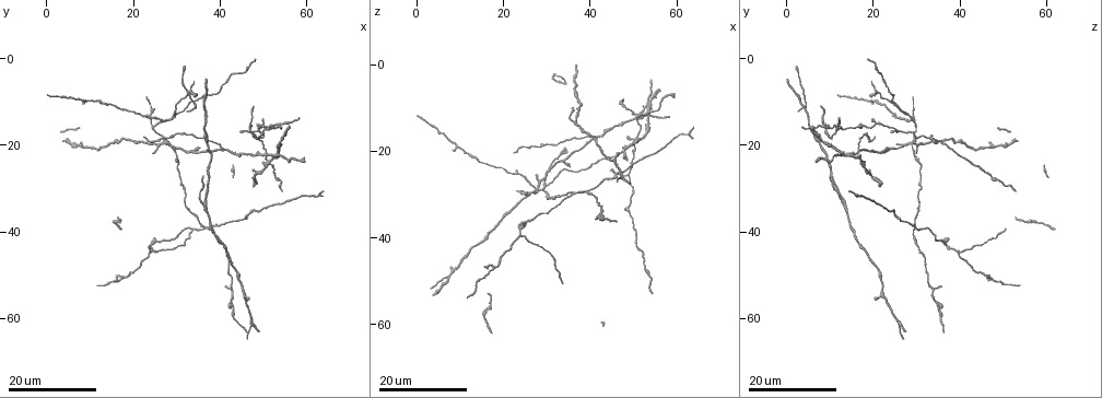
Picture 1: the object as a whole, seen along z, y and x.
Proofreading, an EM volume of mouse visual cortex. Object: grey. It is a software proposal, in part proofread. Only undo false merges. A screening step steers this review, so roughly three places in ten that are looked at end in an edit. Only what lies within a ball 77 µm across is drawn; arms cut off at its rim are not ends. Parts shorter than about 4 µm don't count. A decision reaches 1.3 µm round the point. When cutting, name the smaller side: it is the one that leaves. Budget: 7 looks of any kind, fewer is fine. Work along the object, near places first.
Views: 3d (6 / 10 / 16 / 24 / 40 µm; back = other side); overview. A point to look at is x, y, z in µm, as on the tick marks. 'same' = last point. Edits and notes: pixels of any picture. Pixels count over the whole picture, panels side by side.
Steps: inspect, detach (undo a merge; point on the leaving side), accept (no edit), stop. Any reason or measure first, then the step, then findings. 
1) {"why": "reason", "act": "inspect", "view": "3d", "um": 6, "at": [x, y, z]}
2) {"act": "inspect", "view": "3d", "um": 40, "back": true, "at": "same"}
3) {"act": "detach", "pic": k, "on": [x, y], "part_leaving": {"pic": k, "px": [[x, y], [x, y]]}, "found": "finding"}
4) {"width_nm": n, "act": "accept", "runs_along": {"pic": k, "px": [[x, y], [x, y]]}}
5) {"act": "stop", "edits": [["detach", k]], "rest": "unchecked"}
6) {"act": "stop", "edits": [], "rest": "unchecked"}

{"act": "inspect", "view": "3d", "um": 24, "at": [48.5, 16.5, 25.0]}

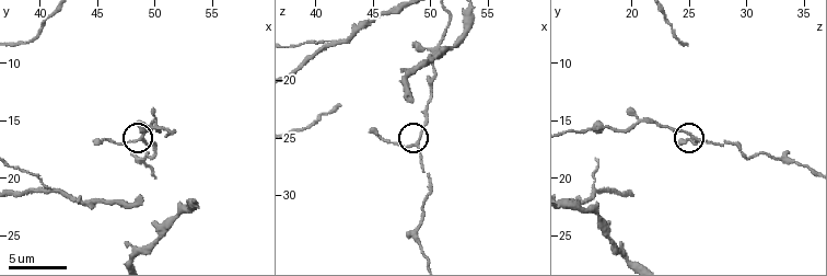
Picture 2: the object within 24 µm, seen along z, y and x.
{"act": "inspect", "view": "3d", "um": 6, "at": [48.6, 16.6, 25.8]}

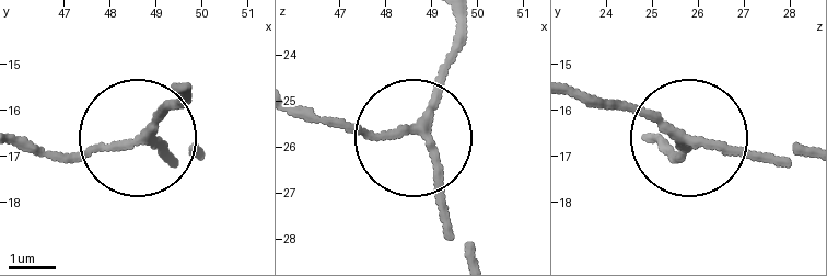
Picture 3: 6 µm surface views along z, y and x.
{"act": "inspect", "view": "3d", "um": 6, "back": true, "at": [48.60, 16.60, 25.55]}

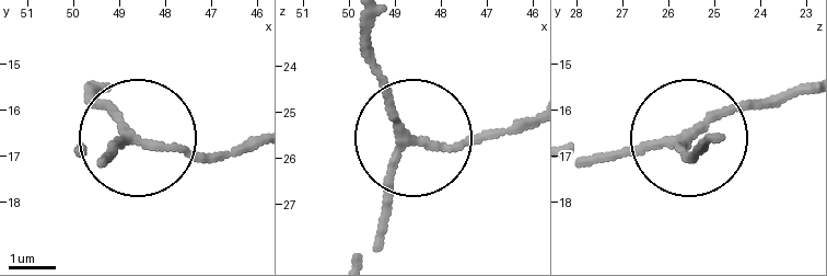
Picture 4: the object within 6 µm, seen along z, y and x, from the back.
{"arms": 3, "act": "accept", "found": "all the same neuron"}

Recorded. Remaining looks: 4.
{"why": "looks like a crossing", "act": "inspect", "view": "3d", "um": 24, "at": [51.0, 16.5, 11.5]}

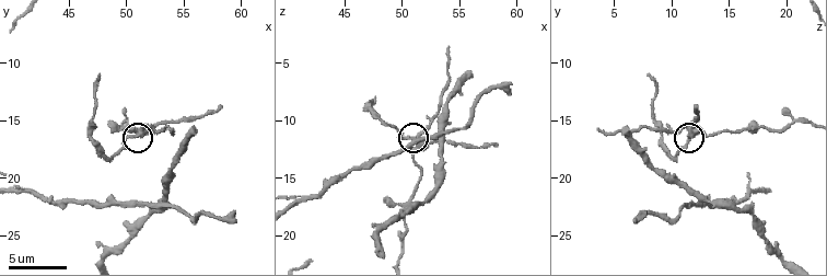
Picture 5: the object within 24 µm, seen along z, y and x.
{"act": "inspect", "view": "3d", "um": 10, "at": [51.4, 16.0, 11.6]}

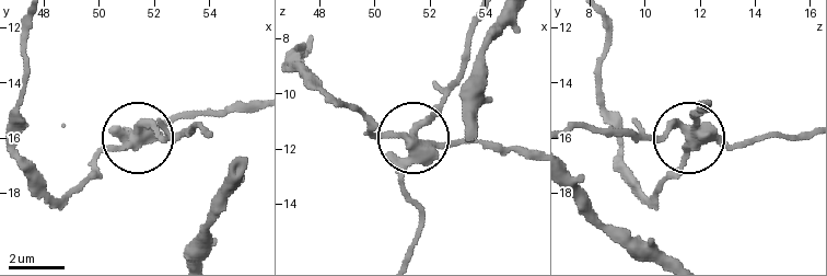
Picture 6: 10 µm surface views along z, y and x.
{"why": "zoom in", "act": "inspect", "view": "3d", "um": 6, "at": [51.3, 16.1, 11.8]}

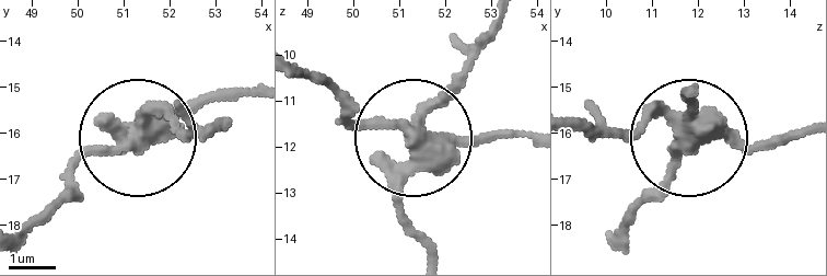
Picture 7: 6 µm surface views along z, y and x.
{"side_arm_um": 13, "act": "detach", "pic": 7, "on": [207, 101], "part_leaving": {"pic": 7, "px": [[135, 137], [80, 169], [21, 227]]}, "found": "two neurons meet here"}

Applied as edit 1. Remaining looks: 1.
{"act": "stop", "edits": [["detach", 7]], "rest": "unchecked"}

